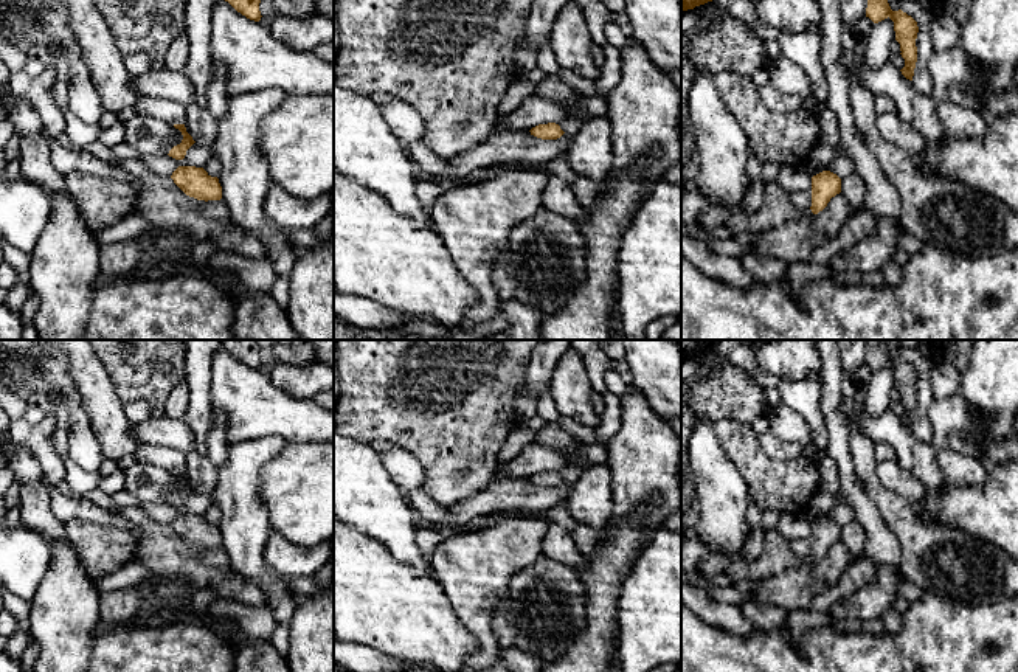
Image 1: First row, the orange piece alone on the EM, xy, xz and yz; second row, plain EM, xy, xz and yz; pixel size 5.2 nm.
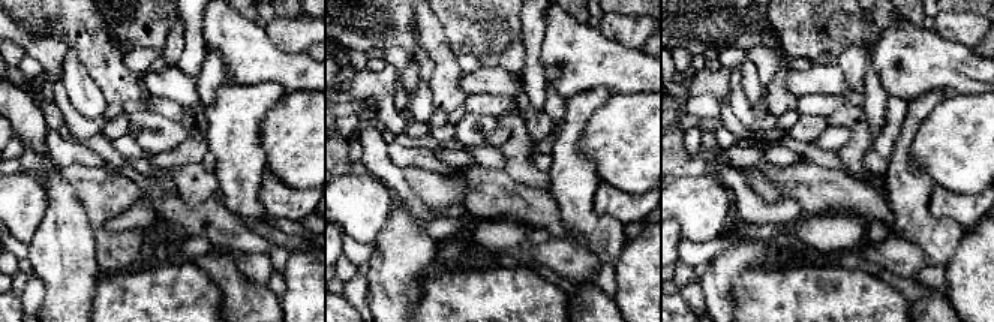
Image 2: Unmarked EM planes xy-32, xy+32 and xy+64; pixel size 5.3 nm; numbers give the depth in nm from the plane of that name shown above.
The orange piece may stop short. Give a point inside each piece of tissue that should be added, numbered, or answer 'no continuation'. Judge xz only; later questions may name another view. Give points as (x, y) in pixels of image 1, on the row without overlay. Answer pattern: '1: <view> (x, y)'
no continuation

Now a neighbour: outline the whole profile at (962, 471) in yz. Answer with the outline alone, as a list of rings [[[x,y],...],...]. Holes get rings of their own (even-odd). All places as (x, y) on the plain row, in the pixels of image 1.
[[[953,449],[939,450],[939,464],[951,483],[959,486],[982,484],[987,472],[981,461],[964,456]]]

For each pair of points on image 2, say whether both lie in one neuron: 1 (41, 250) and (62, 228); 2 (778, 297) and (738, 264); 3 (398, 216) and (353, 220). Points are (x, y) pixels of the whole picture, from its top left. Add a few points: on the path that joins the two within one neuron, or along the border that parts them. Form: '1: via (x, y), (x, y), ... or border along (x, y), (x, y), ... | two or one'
1: via (47, 244), (57, 234) | one
2: border along (771, 262), (747, 270), (733, 283), (733, 303) | two
3: border along (396, 196), (392, 211), (374, 241) | two

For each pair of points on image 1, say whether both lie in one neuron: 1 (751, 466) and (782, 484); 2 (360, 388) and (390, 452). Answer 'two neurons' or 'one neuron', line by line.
1: one neuron
2: two neurons

